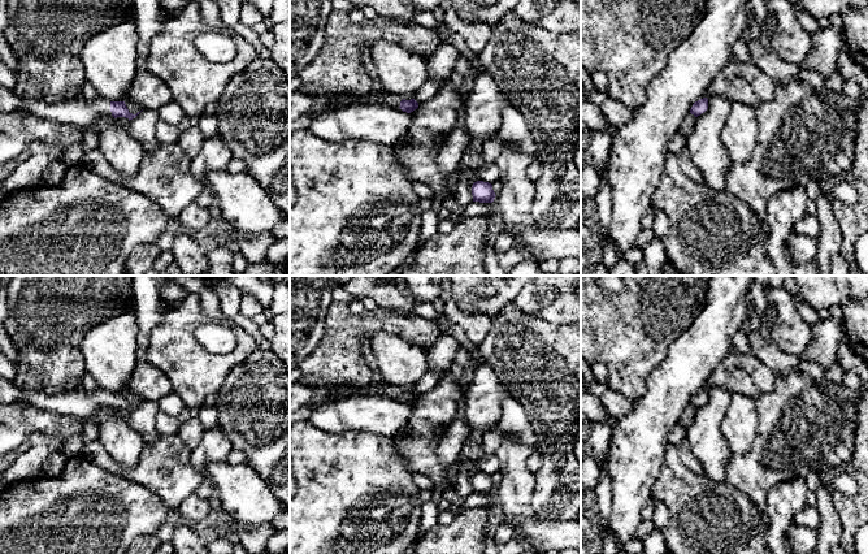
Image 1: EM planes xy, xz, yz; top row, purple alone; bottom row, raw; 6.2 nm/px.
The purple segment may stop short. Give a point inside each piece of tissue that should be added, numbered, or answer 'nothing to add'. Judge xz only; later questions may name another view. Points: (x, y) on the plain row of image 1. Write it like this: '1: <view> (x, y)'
1: xz (300, 397)

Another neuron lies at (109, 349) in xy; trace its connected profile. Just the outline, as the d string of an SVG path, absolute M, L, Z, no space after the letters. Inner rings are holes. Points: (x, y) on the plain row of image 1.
M123 312L94 326L82 339L81 351L86 372L90 373L99 389L110 393L125 393L127 382L136 365L138 324L133 312Z

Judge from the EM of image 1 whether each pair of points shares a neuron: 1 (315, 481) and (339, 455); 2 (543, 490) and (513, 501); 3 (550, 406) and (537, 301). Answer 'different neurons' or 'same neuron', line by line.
1: same neuron
2: different neurons
3: different neurons

